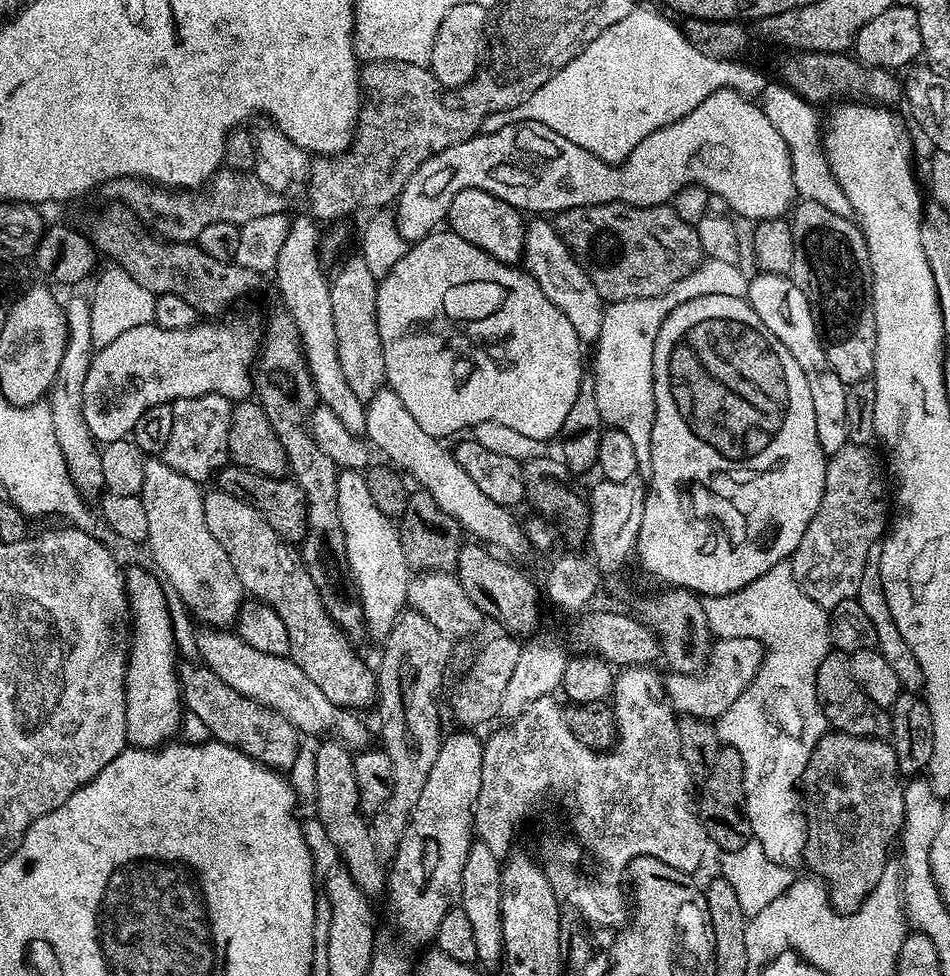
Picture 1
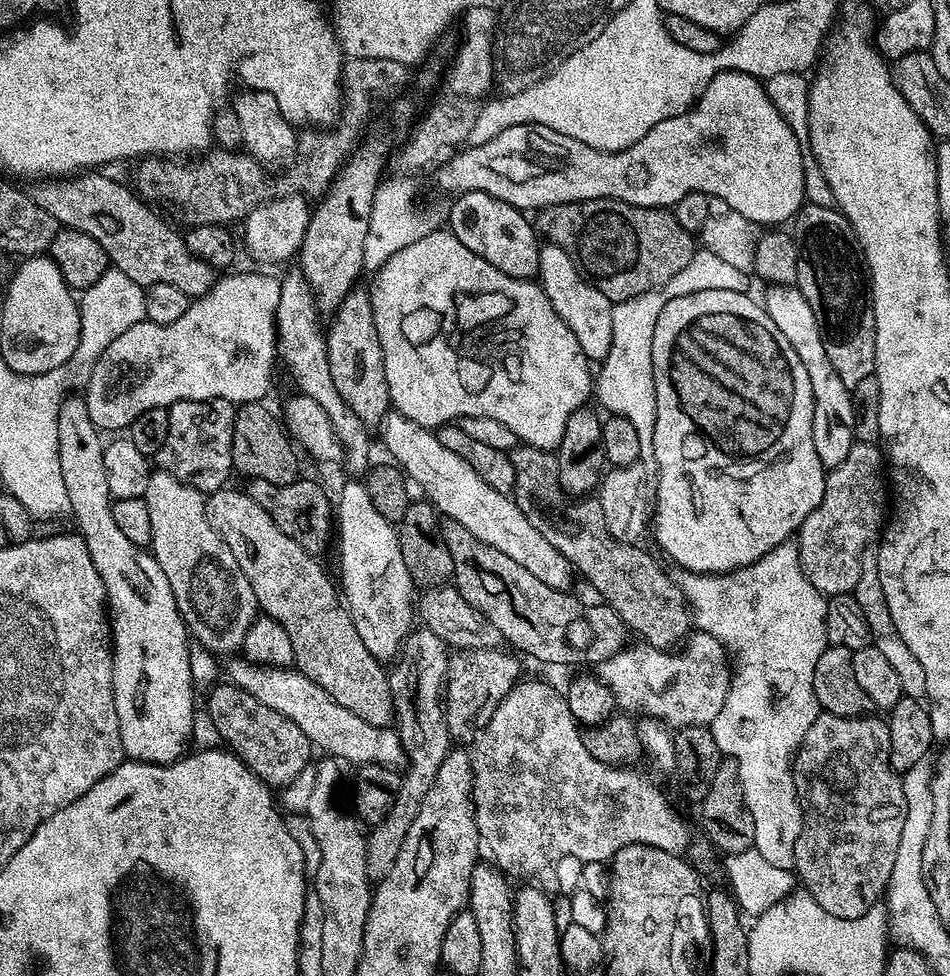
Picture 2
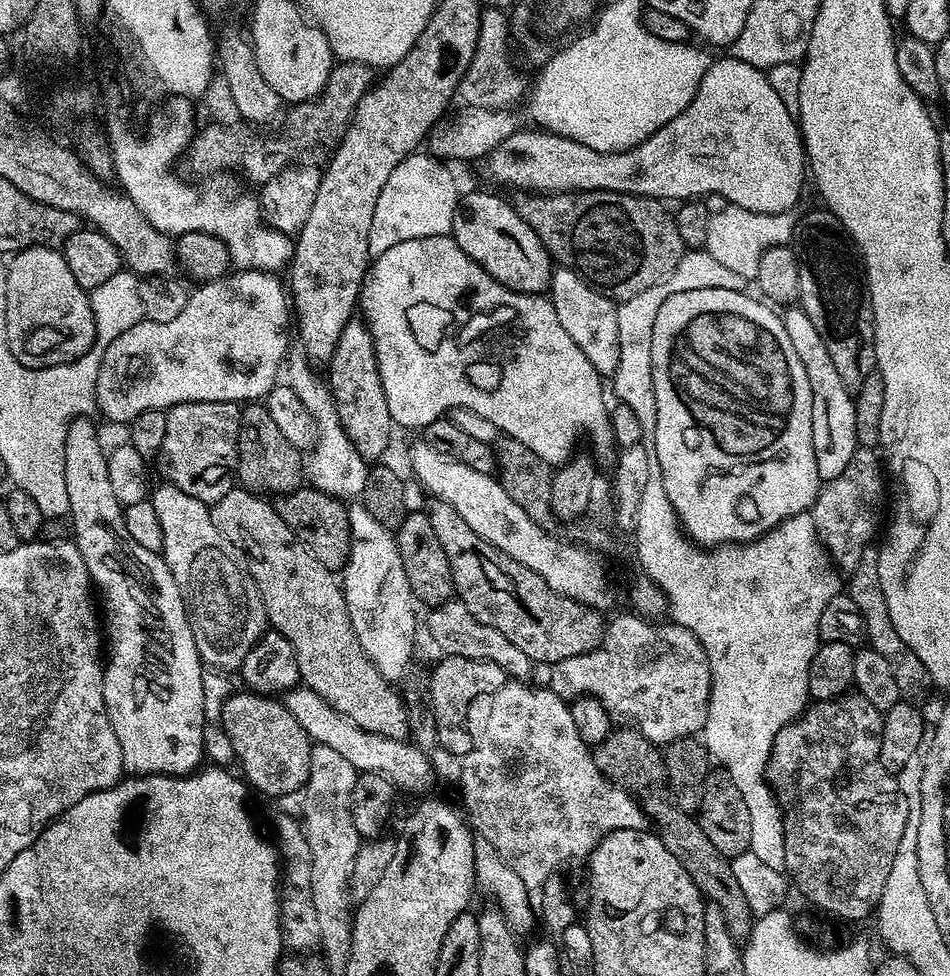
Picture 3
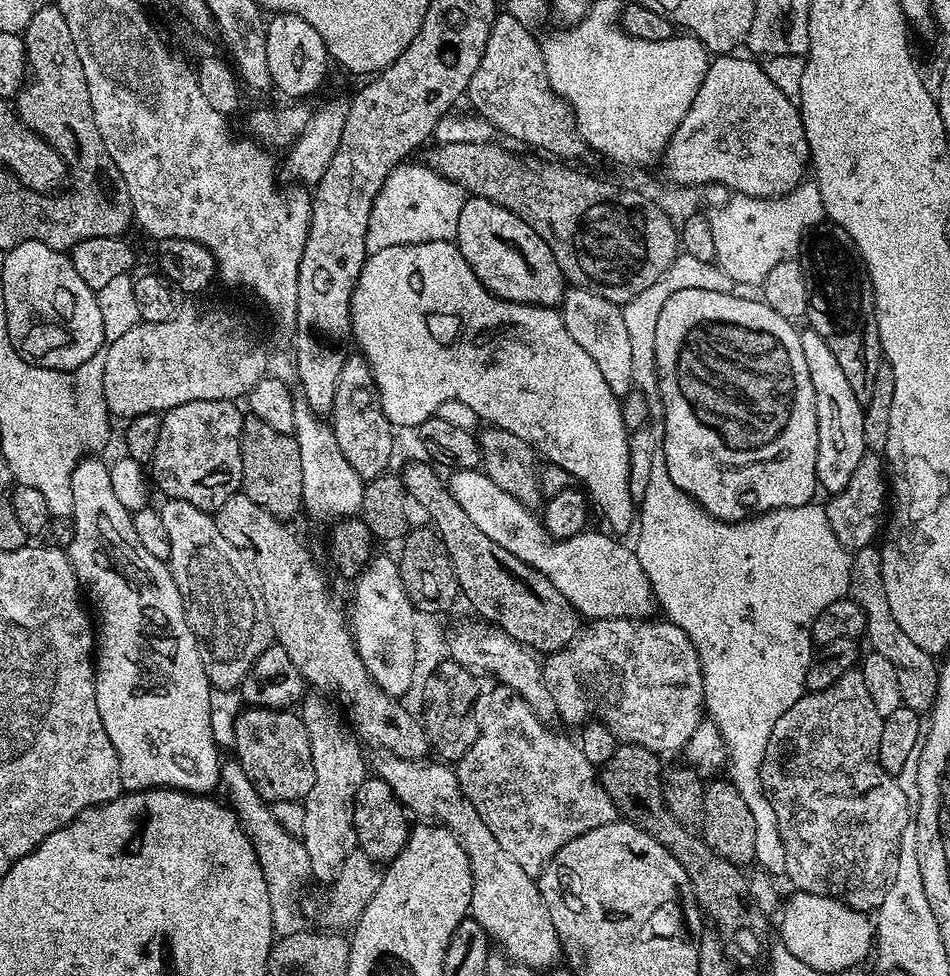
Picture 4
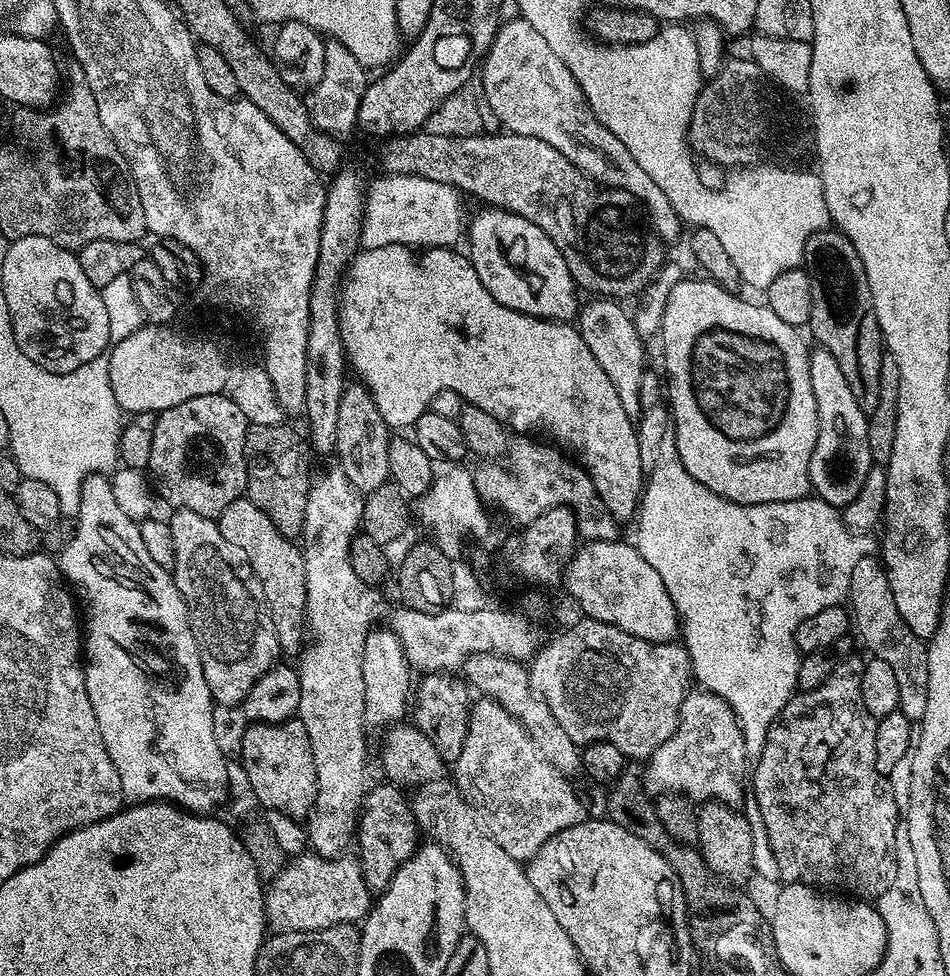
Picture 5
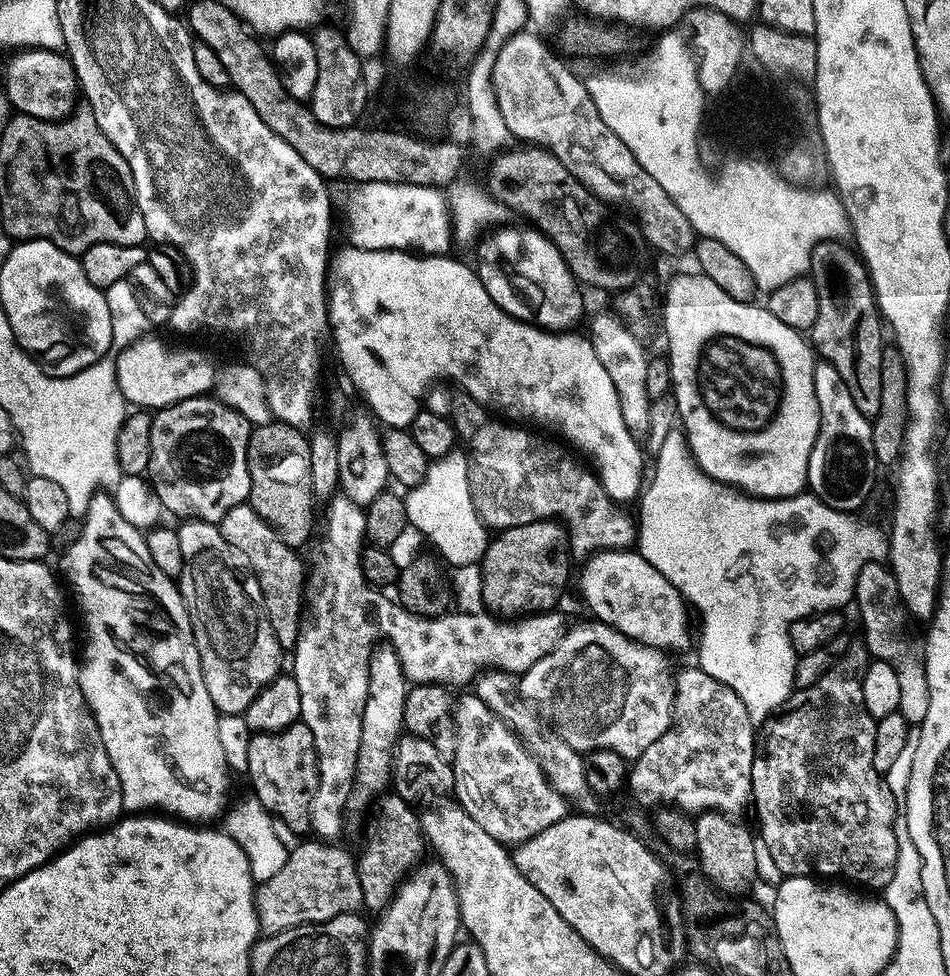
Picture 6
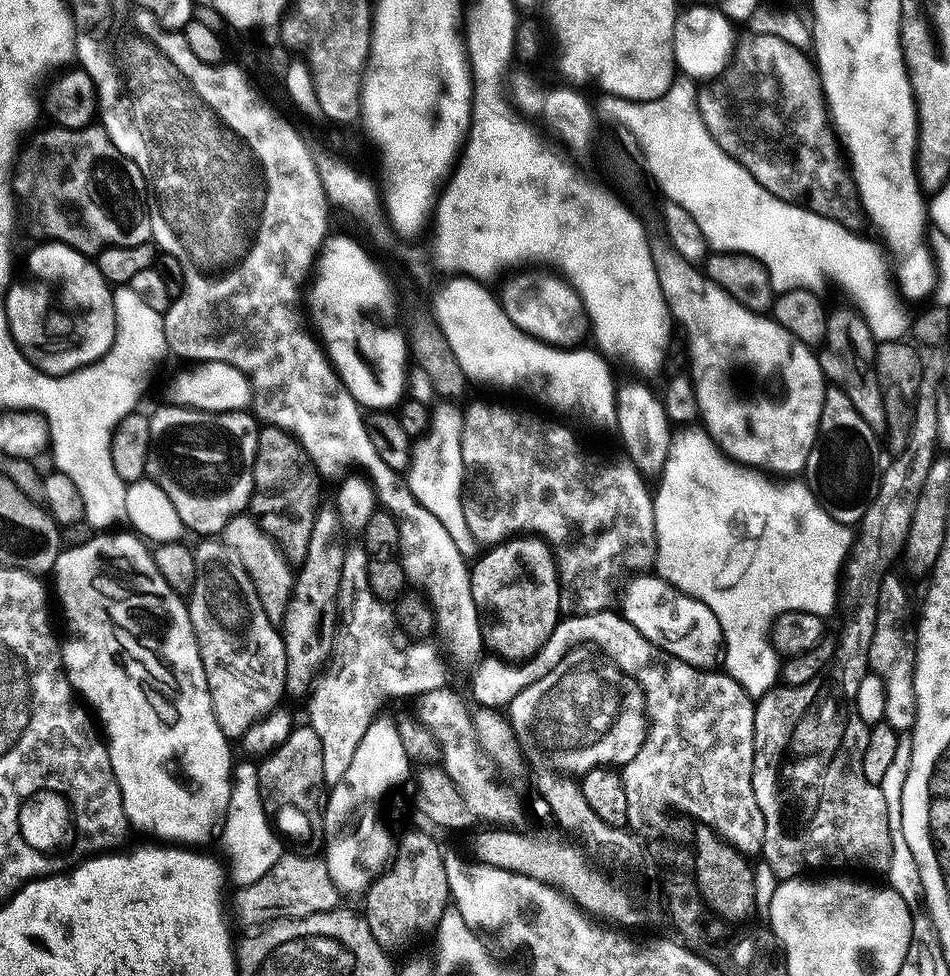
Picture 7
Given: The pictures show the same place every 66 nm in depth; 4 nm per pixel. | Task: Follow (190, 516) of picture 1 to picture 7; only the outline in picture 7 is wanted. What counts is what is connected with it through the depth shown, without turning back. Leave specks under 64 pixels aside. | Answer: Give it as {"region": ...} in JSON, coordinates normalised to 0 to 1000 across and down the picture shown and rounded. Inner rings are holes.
{"region":[[[215,551],[209,554],[211,558],[205,558],[206,567],[206,587],[204,588],[204,600],[201,607],[197,608],[196,618],[198,620],[198,628],[200,629],[200,637],[202,644],[206,651],[206,657],[211,663],[211,673],[213,674],[213,686],[217,686],[217,699],[221,707],[221,719],[225,723],[225,732],[229,736],[229,744],[234,744],[236,753],[241,756],[256,755],[259,748],[263,748],[263,744],[267,744],[267,740],[272,740],[275,735],[285,730],[287,725],[296,720],[295,717],[301,713],[299,704],[299,696],[301,695],[301,666],[299,665],[299,653],[296,644],[292,640],[284,637],[284,633],[280,633],[280,625],[276,625],[276,617],[272,617],[272,605],[267,605],[267,596],[259,588],[257,581],[253,579],[253,575],[243,569],[241,563],[237,561],[235,556],[227,551]]]}

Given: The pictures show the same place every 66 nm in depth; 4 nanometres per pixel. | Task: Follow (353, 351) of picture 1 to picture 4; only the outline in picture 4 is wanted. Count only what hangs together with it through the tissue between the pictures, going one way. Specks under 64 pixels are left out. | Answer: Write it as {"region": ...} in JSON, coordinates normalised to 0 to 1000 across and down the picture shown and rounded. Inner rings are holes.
{"region":[[[382,363],[374,364],[363,364],[360,383],[356,383],[356,400],[352,400],[352,416],[347,423],[347,433],[352,441],[352,449],[356,449],[356,457],[359,458],[360,465],[364,465],[364,471],[368,473],[368,477],[373,477],[373,482],[377,482],[379,489],[386,494],[396,488],[400,488],[403,484],[409,483],[412,475],[408,474],[413,471],[415,435],[408,431],[402,420],[402,412],[396,399],[394,383],[389,379],[385,367]]]}

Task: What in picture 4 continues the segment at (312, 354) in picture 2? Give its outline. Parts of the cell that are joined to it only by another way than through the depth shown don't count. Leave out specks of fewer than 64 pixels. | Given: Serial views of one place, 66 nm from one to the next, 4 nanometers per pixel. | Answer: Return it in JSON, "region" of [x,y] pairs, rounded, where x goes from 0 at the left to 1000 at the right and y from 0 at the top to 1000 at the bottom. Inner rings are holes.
{"region":[[[319,404],[308,405],[309,444],[314,453],[314,465],[318,465],[318,520],[333,533],[354,535],[361,530],[374,530],[381,518],[381,506],[385,493],[379,489],[377,482],[368,477],[364,465],[352,449],[352,441],[344,429],[338,428],[326,420]]]}

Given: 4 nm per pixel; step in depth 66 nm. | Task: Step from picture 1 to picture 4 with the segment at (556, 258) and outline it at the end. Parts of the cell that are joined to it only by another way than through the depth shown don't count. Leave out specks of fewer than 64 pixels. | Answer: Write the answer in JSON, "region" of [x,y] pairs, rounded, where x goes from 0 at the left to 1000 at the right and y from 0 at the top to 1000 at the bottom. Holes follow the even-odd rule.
{"region":[[[599,294],[594,300],[587,319],[594,327],[596,338],[600,338],[600,346],[625,367],[634,387],[638,387],[638,395],[649,408],[656,408],[667,397],[664,385],[663,345],[659,342],[654,313],[642,309],[629,301],[616,295]]]}

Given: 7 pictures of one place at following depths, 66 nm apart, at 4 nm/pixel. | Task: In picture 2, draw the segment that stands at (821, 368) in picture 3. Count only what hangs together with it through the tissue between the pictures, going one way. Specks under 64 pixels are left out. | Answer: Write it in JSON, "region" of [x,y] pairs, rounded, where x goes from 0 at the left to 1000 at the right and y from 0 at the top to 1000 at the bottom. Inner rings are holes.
{"region":[[[814,291],[802,304],[806,322],[819,334],[823,346],[836,355],[836,363],[844,367],[844,375],[848,375],[848,383],[853,387],[853,400],[857,404],[857,461],[861,461],[861,469],[868,481],[874,482],[895,465],[895,457],[899,453],[897,438],[899,436],[899,420],[897,419],[897,403],[882,387],[882,379],[874,372],[869,364],[869,355],[865,355],[865,342],[861,338],[861,330],[857,326],[857,318],[853,318],[853,309],[844,305],[841,295],[832,291]]]}

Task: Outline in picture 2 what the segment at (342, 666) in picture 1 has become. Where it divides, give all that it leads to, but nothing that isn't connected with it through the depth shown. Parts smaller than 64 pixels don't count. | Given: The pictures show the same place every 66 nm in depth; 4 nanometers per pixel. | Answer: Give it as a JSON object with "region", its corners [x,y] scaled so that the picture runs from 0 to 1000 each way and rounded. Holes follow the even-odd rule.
{"region":[[[237,498],[228,504],[218,505],[215,514],[217,535],[221,535],[221,539],[238,555],[238,559],[242,559],[246,572],[251,572],[251,580],[255,582],[263,595],[263,601],[267,603],[273,626],[288,633],[288,637],[293,637],[293,641],[301,645],[309,661],[311,683],[318,691],[322,691],[326,699],[335,699],[335,703],[339,703],[339,707],[343,707],[343,711],[347,711],[347,715],[352,715],[356,723],[364,723],[368,732],[377,732],[377,736],[389,740],[389,744],[409,745],[415,735],[408,689],[405,681],[394,670],[389,670],[389,666],[385,666],[381,654],[377,654],[377,645],[373,645],[371,631],[366,628],[351,591],[348,594],[341,587],[341,582],[332,569],[324,567],[294,542],[288,537],[288,532],[261,508],[260,503],[253,501],[252,504],[244,499]]]}

